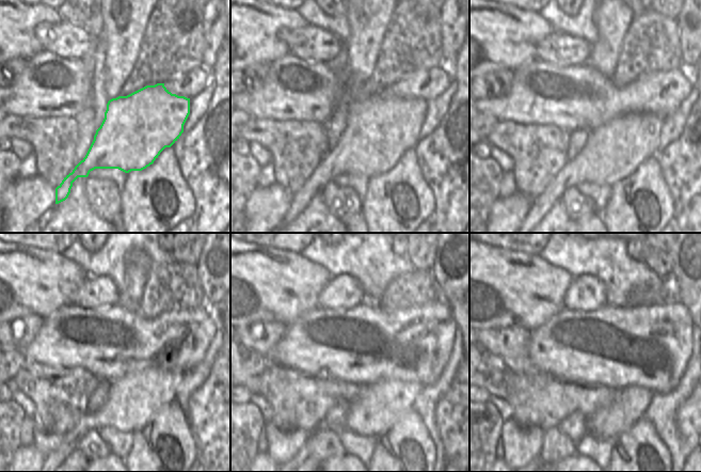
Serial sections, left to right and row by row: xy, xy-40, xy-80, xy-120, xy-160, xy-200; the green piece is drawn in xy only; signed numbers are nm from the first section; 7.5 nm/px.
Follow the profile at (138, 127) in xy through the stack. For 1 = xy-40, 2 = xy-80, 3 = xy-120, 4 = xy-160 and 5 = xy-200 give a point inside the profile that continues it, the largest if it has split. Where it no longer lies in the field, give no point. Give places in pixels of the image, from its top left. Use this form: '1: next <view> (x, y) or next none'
1: next xy-40 (379, 129)
2: next xy-80 (612, 152)
3: next xy-120 (134, 399)
4: next xy-160 (381, 405)
5: next xy-200 (630, 405)

